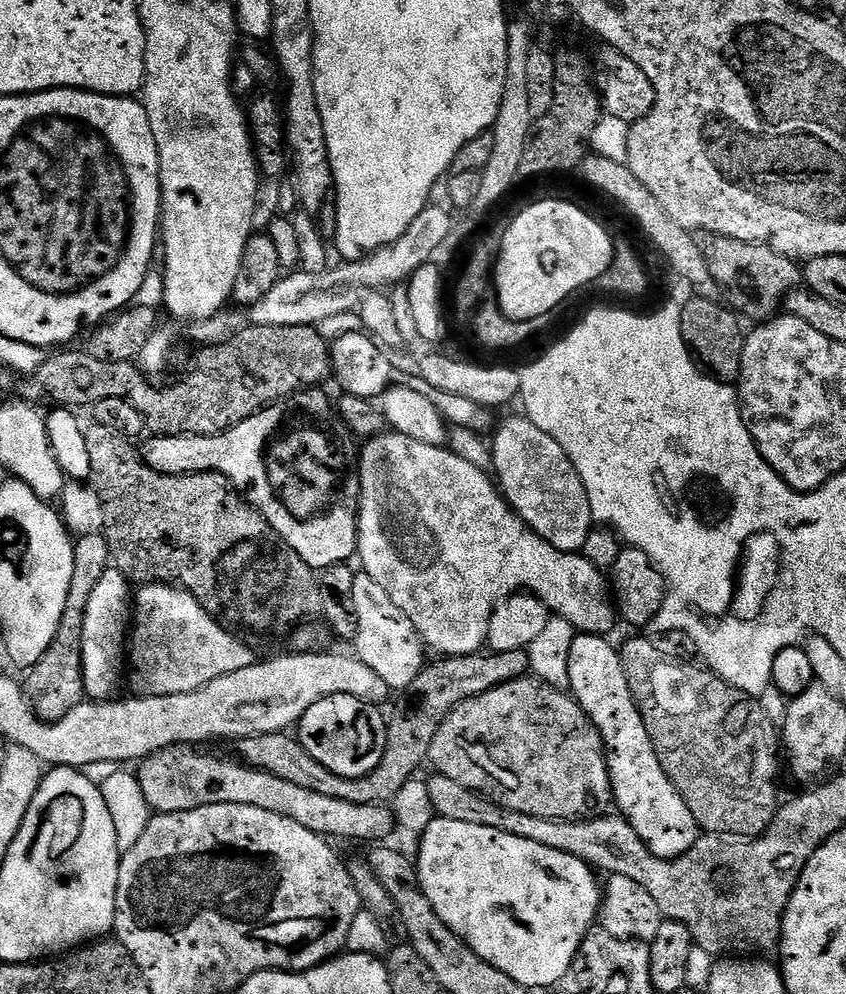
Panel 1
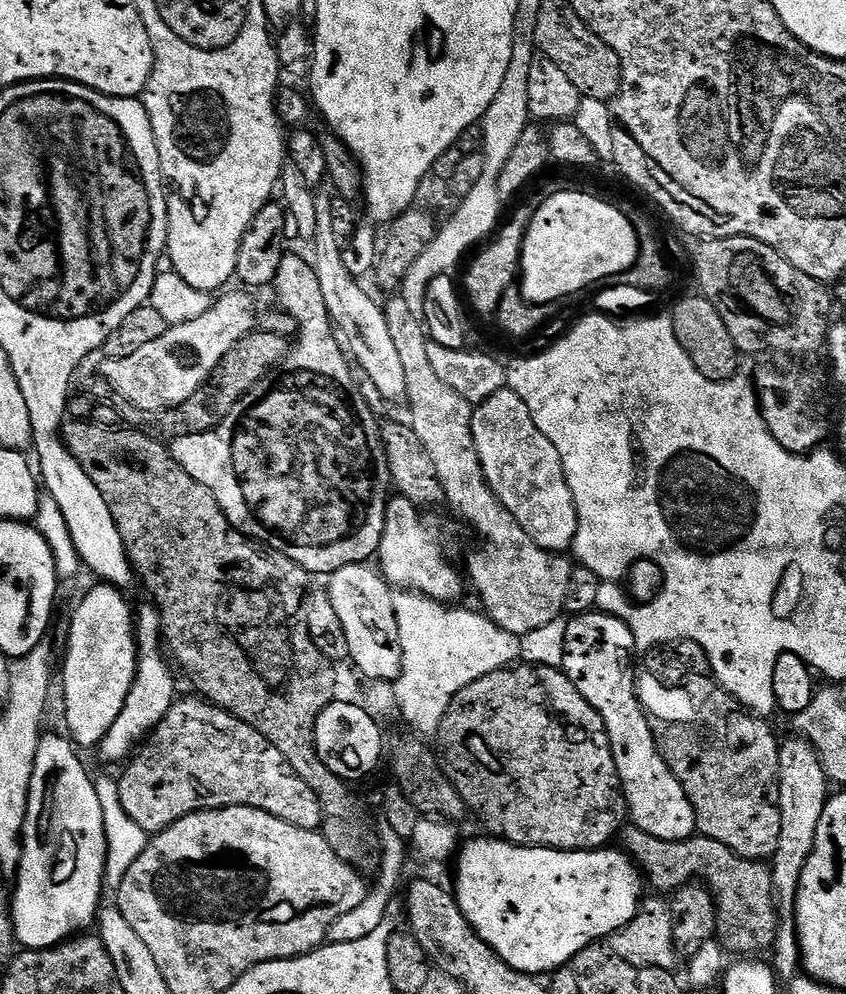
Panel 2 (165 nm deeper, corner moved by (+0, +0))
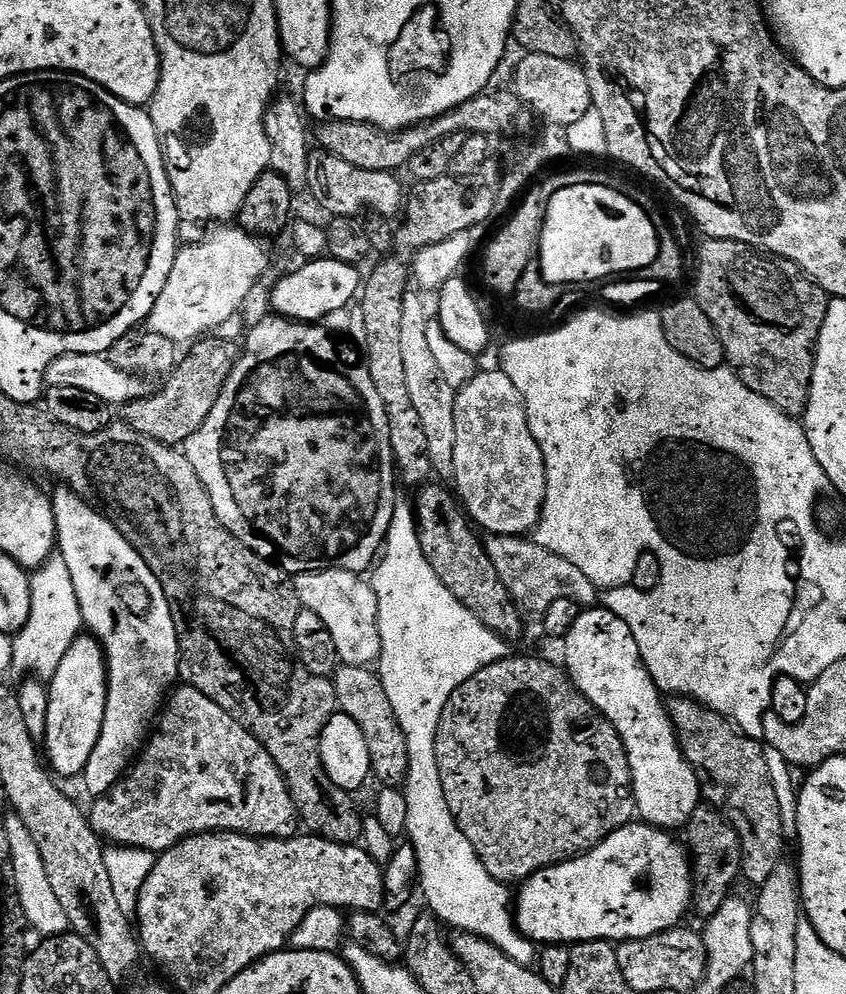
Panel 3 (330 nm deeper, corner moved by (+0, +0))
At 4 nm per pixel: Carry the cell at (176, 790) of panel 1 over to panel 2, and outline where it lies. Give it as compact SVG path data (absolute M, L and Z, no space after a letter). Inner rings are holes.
M203 698L195 699L177 699L143 747L127 761L128 769L118 776L126 814L144 832L155 834L195 812L246 806L274 814L290 826L317 831L324 818L318 794L298 778L278 749L223 708Z

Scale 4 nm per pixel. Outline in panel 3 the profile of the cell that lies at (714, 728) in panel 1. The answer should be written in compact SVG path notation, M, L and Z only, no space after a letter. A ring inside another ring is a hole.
M676 698L673 704L671 701L670 715L684 755L697 773L702 774L707 787L708 784L712 787L712 796L717 800L713 801L729 813L737 812L744 819L746 876L756 886L764 885L781 867L783 860L780 859L784 856L784 820L780 817L780 796L772 781L772 764L764 753L765 745L747 736L727 716L720 715L696 698Z

